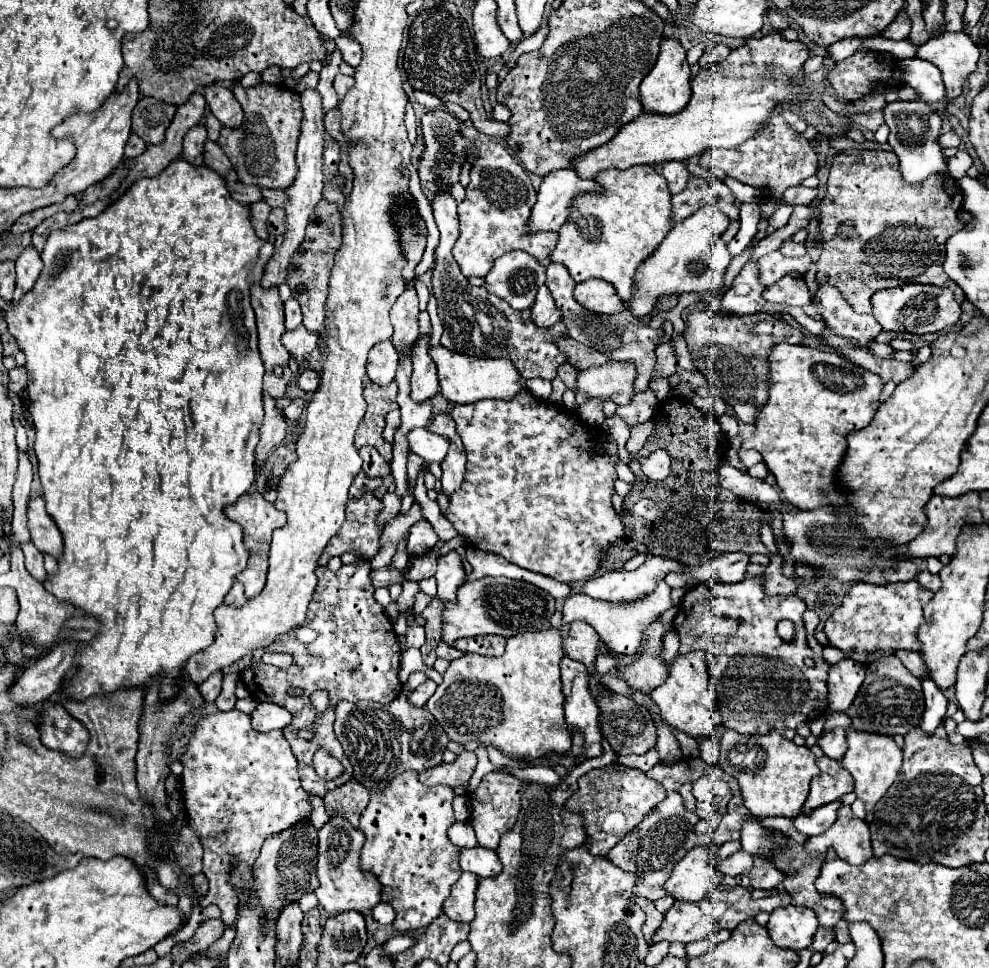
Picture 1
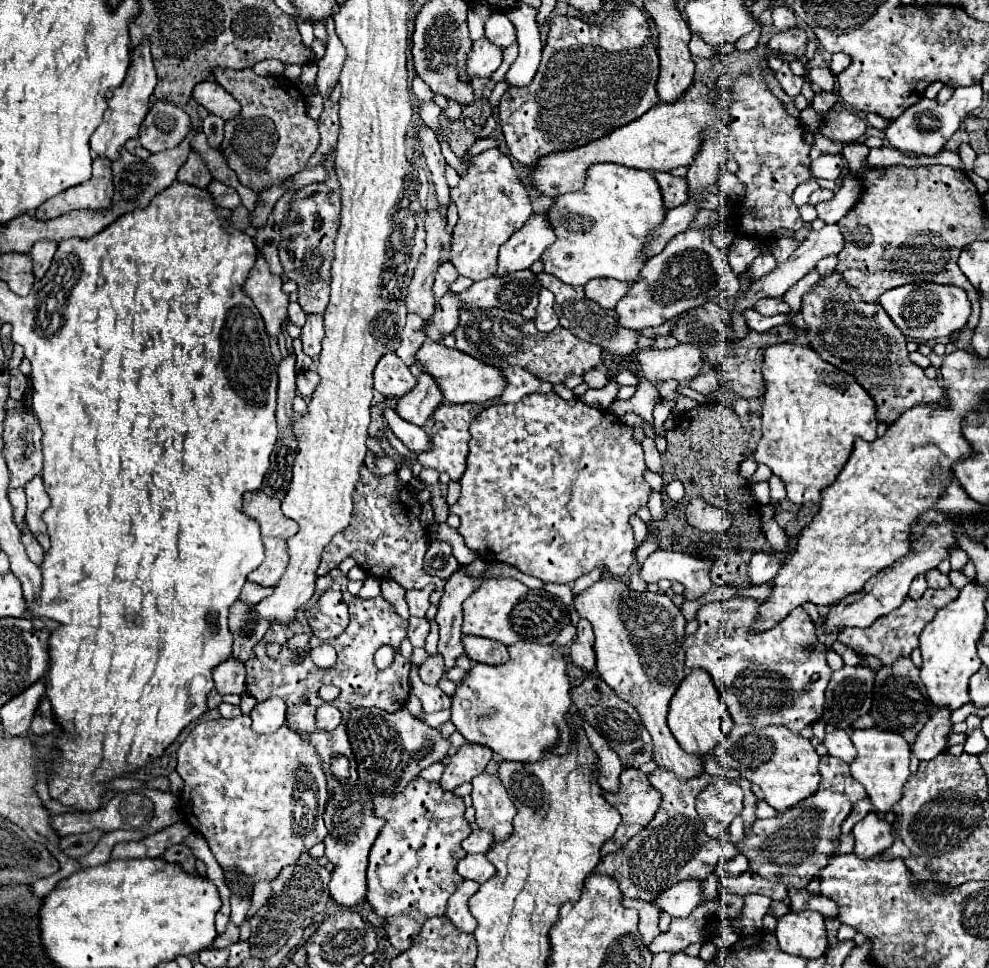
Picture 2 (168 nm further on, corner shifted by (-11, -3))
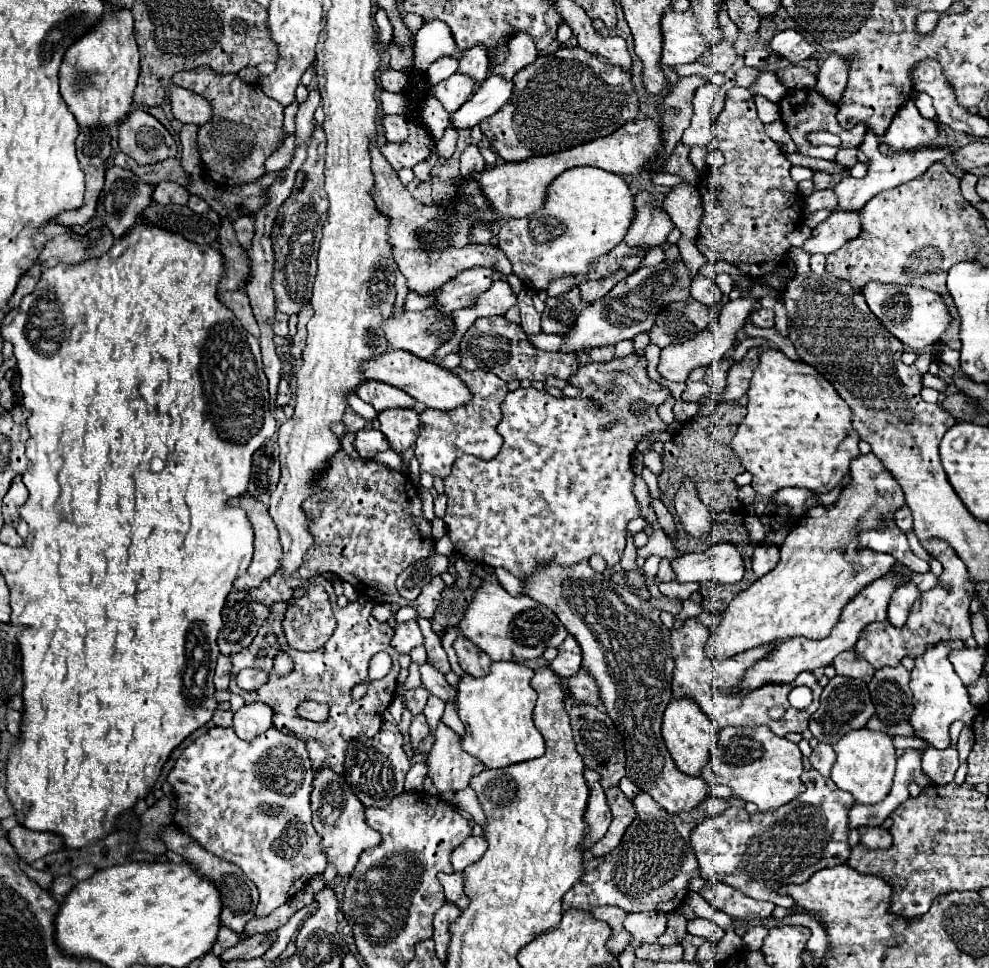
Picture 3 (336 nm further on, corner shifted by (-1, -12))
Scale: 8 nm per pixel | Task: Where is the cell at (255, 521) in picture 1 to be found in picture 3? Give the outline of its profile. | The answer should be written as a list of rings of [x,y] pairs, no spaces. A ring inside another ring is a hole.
[[[238,496],[228,500],[230,506],[242,508],[254,528],[254,560],[244,576],[234,582],[236,590],[258,588],[278,570],[278,560],[282,556],[282,544],[274,520],[268,514],[268,508],[252,496]]]

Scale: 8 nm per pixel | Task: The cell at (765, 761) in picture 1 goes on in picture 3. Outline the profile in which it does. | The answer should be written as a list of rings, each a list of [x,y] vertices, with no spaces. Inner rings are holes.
[[[722,728],[718,734],[718,744],[712,748],[712,754],[702,768],[702,776],[708,784],[724,784],[732,788],[742,800],[754,802],[760,812],[776,810],[796,798],[802,786],[802,754],[796,744],[786,738],[776,736],[770,728]]]

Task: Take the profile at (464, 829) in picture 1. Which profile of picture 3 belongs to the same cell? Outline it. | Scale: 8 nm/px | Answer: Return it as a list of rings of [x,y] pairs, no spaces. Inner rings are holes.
[[[470,836],[464,844],[460,844],[452,852],[454,870],[464,870],[472,862],[476,862],[484,852],[486,852],[486,838],[484,836]]]

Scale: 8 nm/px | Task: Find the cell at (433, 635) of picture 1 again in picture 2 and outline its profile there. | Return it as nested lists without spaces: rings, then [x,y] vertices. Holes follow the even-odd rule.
[[[428,657],[422,665],[420,665],[420,679],[428,685],[438,685],[438,681],[444,675],[444,661],[440,661],[440,657]]]

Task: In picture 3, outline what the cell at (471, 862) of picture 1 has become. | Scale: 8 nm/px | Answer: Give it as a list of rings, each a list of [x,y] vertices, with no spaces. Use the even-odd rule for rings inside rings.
[[[452,872],[452,874],[438,874],[438,880],[444,888],[446,900],[458,904],[462,910],[468,906],[468,896],[464,894],[464,882],[462,882],[462,872]]]

